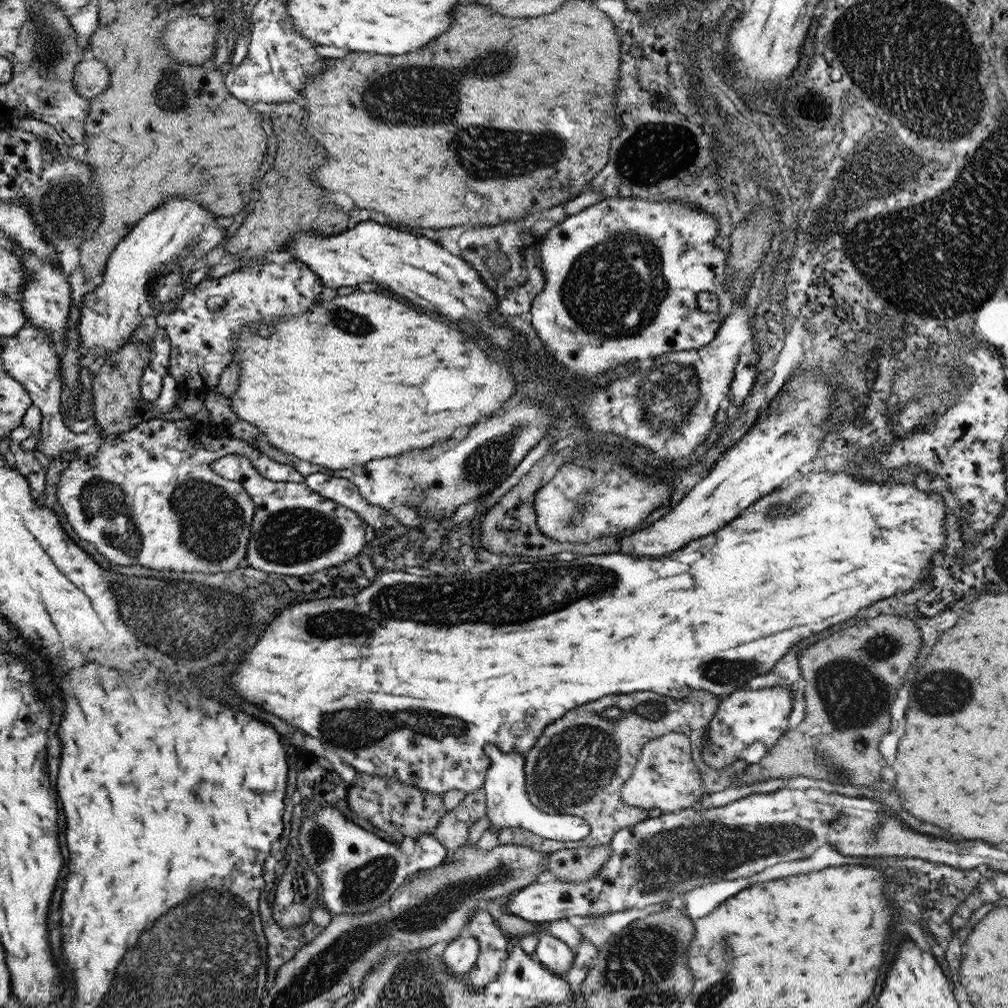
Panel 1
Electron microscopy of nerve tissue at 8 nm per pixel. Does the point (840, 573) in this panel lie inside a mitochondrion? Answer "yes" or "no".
no

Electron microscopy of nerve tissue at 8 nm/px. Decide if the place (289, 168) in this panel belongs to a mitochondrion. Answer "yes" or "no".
no

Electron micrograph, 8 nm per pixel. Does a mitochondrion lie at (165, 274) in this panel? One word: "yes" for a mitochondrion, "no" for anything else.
yes

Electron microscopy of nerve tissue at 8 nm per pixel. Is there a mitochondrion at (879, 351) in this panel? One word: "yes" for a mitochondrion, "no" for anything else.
no

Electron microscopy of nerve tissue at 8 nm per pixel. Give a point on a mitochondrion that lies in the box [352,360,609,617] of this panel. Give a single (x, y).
(486, 463)

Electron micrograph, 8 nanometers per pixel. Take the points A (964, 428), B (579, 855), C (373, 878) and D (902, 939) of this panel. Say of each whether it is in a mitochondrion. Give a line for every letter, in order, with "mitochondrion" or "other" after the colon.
A: other
B: other
C: mitochondrion
D: other

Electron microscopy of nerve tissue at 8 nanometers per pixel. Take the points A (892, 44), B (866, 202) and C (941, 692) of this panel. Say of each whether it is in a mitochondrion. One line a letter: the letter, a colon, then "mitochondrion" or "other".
A: mitochondrion
B: mitochondrion
C: mitochondrion

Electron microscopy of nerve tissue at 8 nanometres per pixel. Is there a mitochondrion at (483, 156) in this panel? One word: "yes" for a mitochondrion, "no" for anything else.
yes

